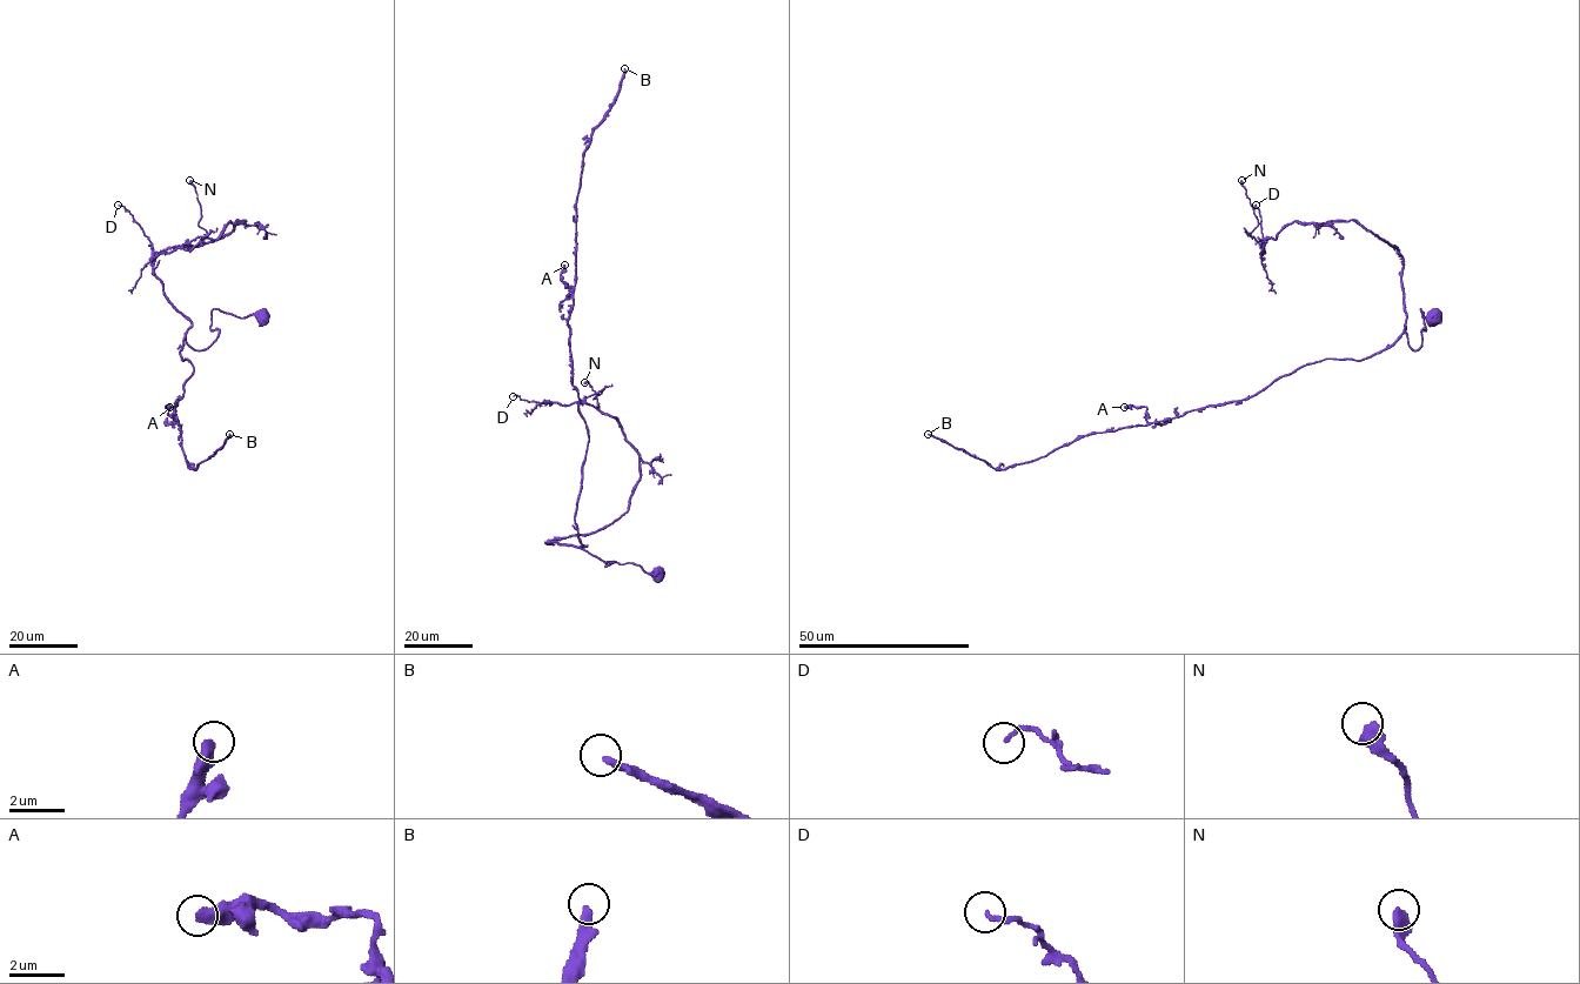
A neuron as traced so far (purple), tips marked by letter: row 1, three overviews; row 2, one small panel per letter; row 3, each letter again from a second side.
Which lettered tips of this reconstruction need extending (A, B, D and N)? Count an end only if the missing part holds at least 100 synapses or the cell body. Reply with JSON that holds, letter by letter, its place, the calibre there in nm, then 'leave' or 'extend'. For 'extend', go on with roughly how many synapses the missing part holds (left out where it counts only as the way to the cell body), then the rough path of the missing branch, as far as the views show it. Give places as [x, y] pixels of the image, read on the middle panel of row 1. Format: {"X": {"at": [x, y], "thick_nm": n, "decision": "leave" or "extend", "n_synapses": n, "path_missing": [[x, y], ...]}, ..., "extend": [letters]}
{"A": {"at": [564, 265], "thick_nm": 460, "decision": "leave"}, "B": {"at": [624, 68], "thick_nm": 280, "decision": "extend", "n_synapses": 600, "path_missing": [[624, 68], [617, 44], [597, 51], [631, 67], [660, 109], [637, 159], [656, 169], [681, 161]]}, "D": {"at": [513, 396], "thick_nm": 150, "decision": "leave"}, "N": {"at": [584, 382], "thick_nm": 500, "decision": "leave"}, "extend": ["B"]}

